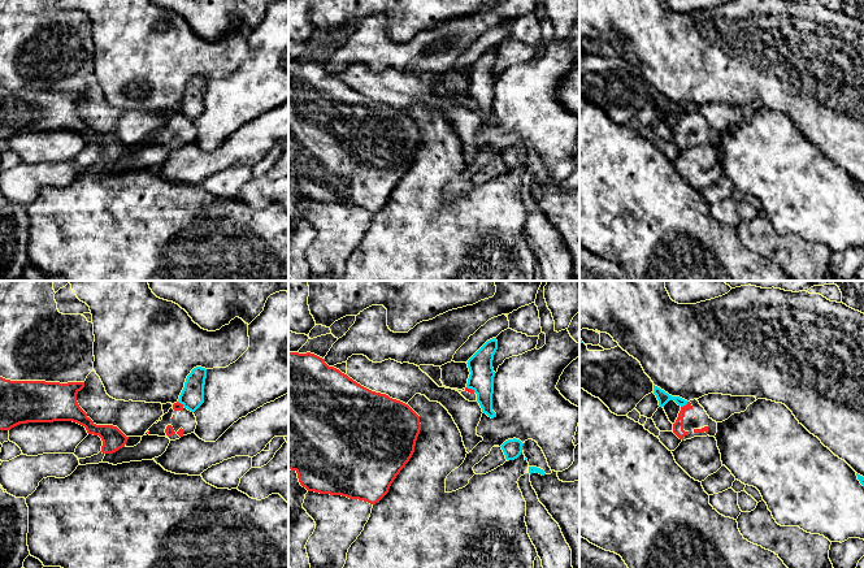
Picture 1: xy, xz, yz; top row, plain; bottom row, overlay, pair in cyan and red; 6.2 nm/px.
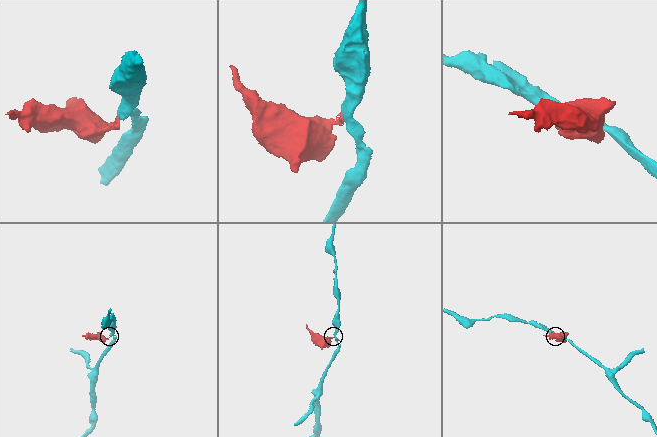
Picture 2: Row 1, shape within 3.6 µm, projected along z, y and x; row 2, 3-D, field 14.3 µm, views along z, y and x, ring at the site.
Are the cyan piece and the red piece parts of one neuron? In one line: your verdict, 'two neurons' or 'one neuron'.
two neurons

